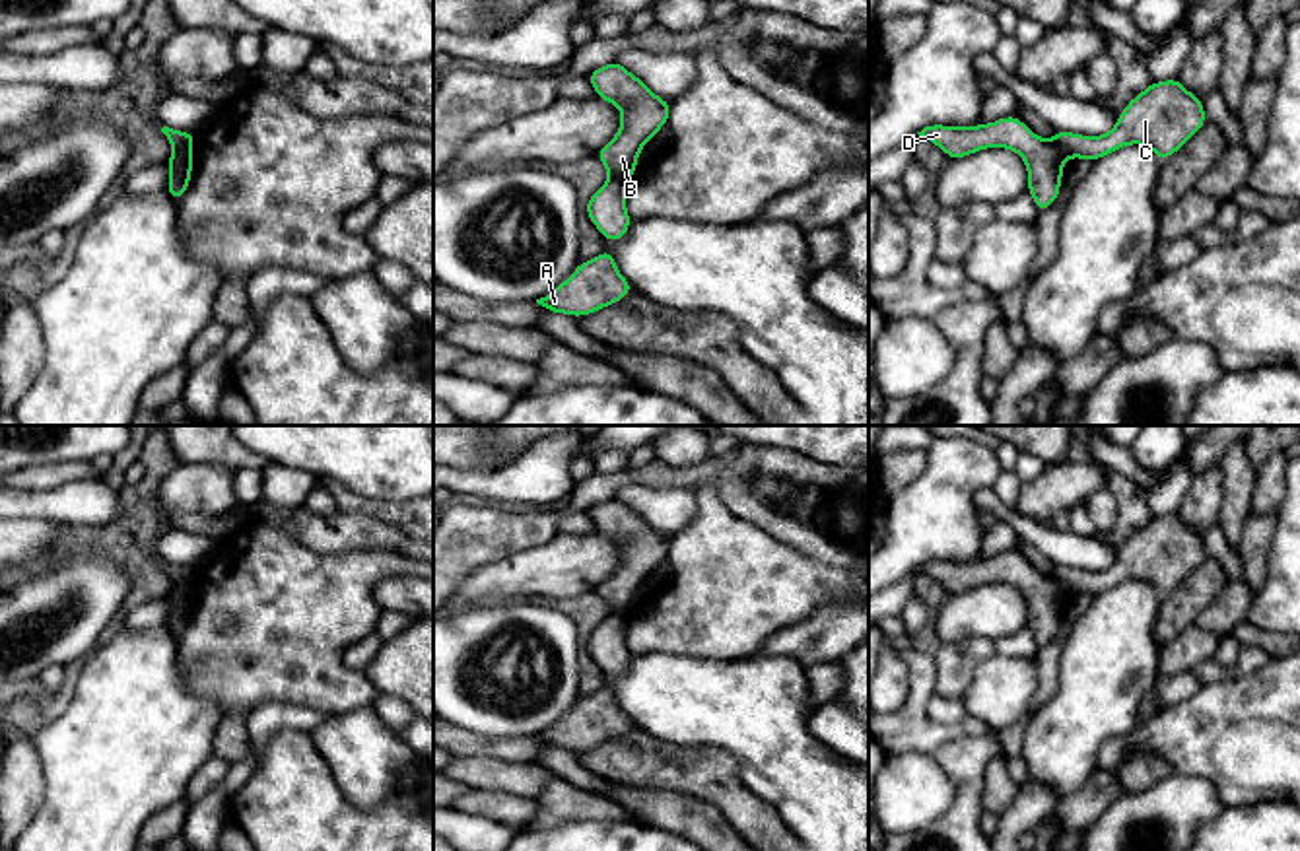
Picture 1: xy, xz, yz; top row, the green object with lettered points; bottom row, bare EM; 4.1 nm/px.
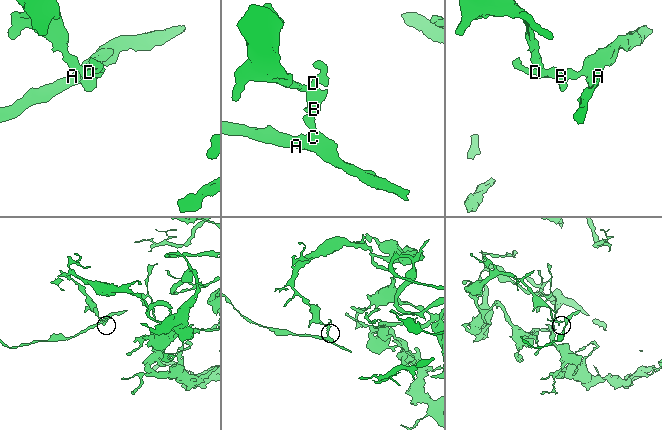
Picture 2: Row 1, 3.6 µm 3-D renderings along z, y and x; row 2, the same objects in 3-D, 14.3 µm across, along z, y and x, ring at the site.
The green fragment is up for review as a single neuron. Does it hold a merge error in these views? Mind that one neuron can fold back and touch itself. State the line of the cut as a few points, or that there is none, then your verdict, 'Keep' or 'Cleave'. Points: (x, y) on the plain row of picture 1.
Split along xy (191, 581), (173, 587). Cleave

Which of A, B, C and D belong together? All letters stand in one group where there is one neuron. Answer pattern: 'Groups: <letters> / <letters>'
Groups: A C / B D

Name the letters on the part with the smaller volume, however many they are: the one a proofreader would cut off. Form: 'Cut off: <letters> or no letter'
Cut off: A, C

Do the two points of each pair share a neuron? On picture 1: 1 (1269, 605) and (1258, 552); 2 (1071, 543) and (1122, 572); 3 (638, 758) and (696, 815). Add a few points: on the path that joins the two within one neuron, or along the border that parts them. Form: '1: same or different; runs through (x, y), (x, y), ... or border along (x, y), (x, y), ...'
1: different; border along (1271, 539), (1265, 583), (1248, 614), (1265, 630)
2: different; border along (1118, 552), (1100, 570), (1073, 570), (1063, 564)
3: same; runs through (651, 772), (683, 801)

